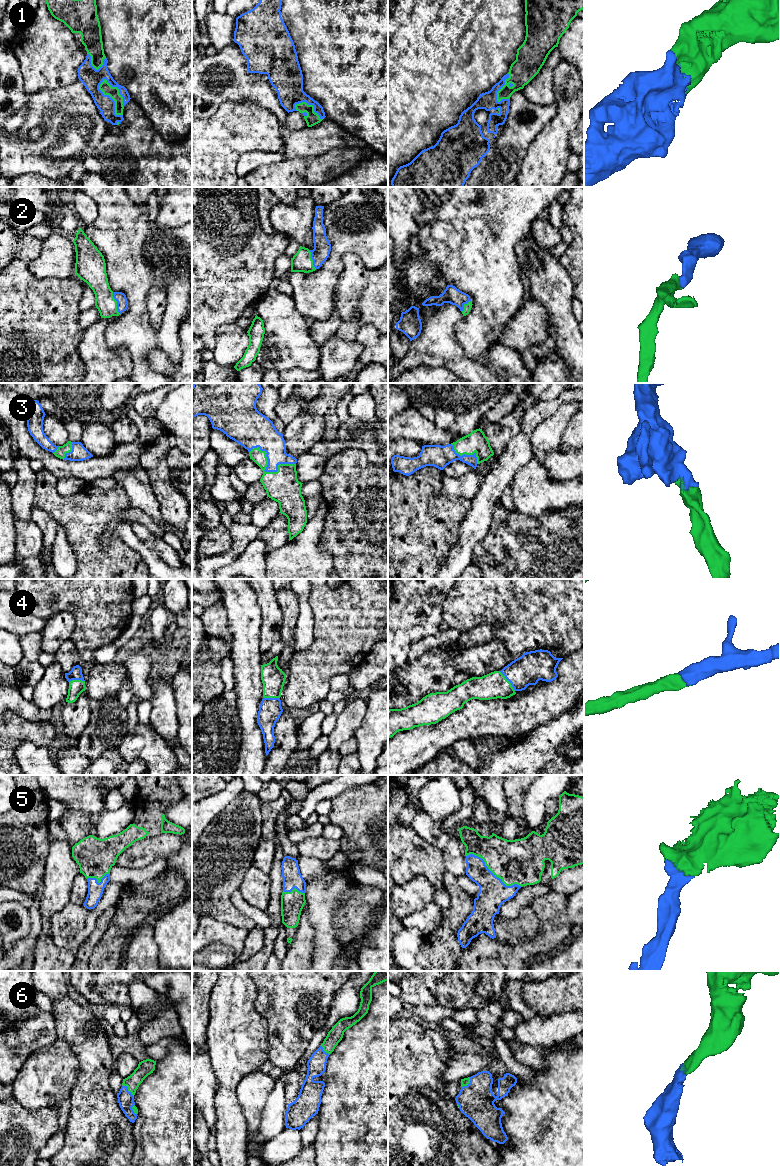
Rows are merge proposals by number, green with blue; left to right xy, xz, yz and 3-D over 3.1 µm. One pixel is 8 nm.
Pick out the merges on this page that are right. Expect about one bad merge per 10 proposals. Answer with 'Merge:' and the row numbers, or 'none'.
Merge: 1, 2, 3, 4, 5, 6

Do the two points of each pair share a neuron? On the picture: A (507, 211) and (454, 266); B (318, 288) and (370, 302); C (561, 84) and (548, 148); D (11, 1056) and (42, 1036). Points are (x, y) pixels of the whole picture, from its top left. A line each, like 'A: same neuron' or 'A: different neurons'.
A: same neuron
B: different neurons
C: same neuron
D: same neuron

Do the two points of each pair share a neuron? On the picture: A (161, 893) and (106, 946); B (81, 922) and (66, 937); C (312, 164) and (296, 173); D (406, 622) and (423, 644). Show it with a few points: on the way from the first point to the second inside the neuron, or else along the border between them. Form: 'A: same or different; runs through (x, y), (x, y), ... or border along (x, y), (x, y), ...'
A: same; runs through (147, 902), (119, 932)
B: same; runs through (77, 926), (70, 933)
C: same; runs through (308, 168), (300, 173)
D: different; border along (439, 629), (417, 639), (412, 644), (407, 659)

